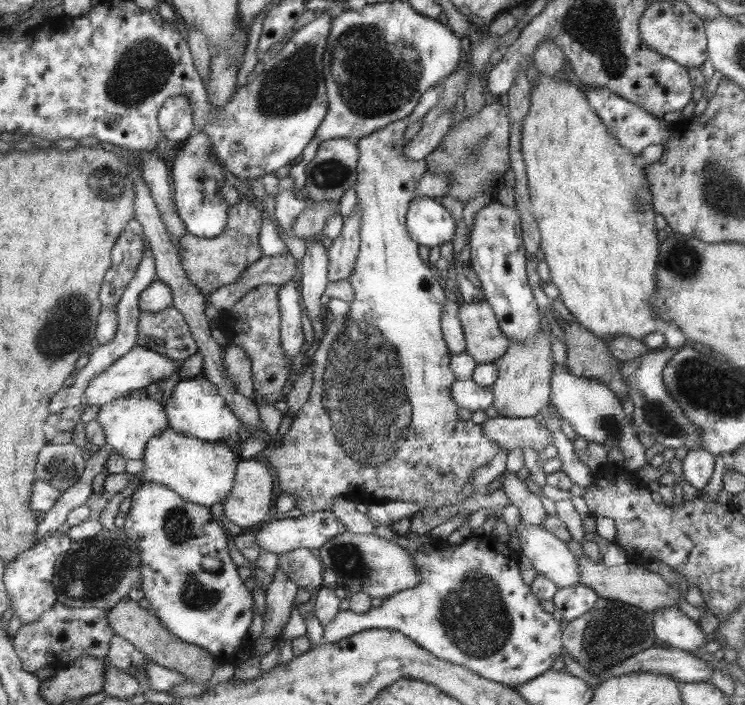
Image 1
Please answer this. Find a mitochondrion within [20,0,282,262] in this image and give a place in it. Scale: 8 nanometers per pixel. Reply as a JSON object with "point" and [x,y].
{"point":[145,66]}

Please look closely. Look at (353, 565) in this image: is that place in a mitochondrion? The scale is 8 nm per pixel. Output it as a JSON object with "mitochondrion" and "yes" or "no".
{"mitochondrion":"yes"}

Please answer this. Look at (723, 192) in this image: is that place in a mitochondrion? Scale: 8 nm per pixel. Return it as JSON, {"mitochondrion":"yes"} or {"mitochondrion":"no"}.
{"mitochondrion":"yes"}

